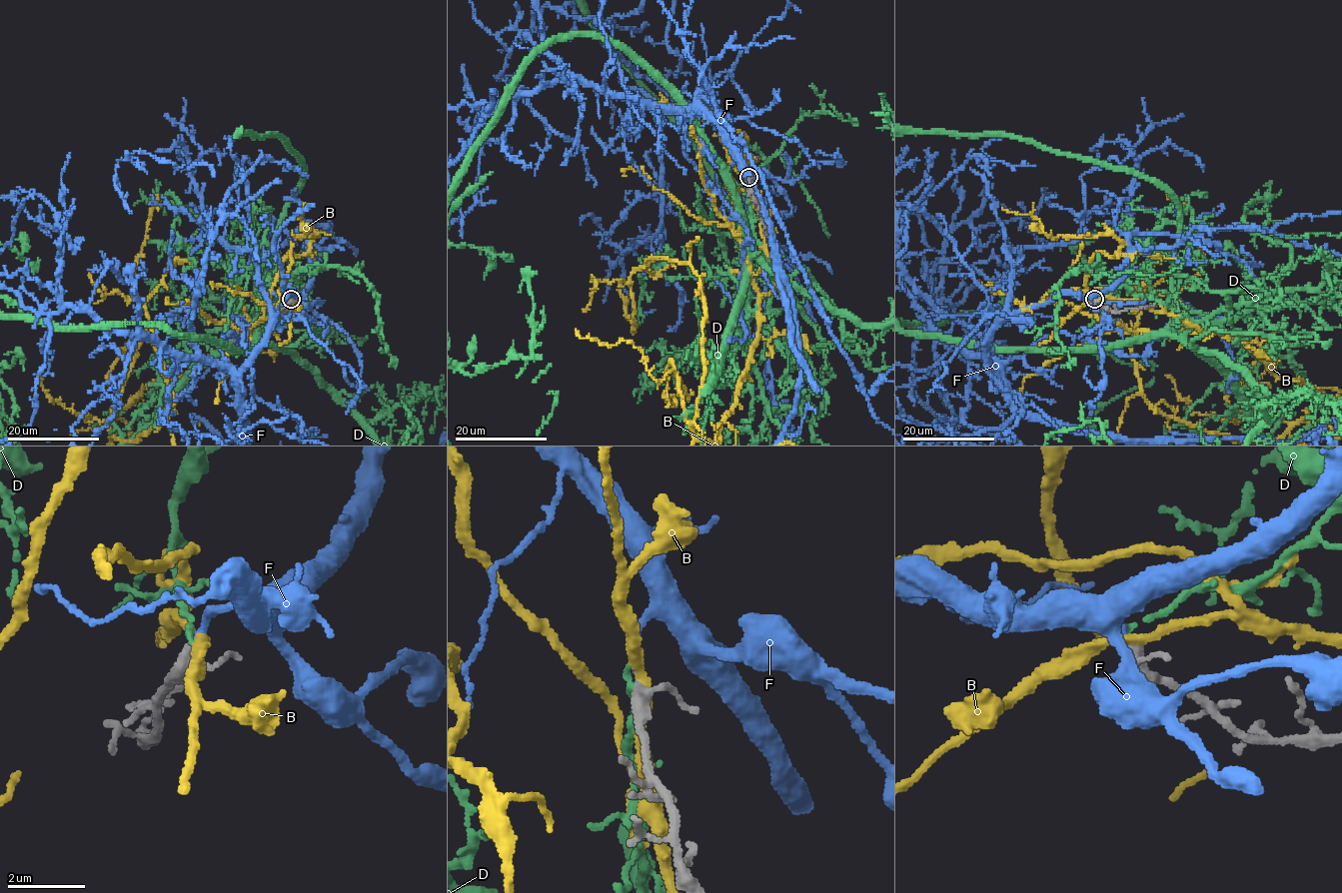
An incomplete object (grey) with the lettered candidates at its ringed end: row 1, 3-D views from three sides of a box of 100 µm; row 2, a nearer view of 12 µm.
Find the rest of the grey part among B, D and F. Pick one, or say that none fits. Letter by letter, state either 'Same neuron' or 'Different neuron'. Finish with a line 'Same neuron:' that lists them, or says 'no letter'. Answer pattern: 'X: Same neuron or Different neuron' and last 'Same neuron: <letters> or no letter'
B: Different neuron
D: Different neuron
F: Same neuron
Same neuron: F

